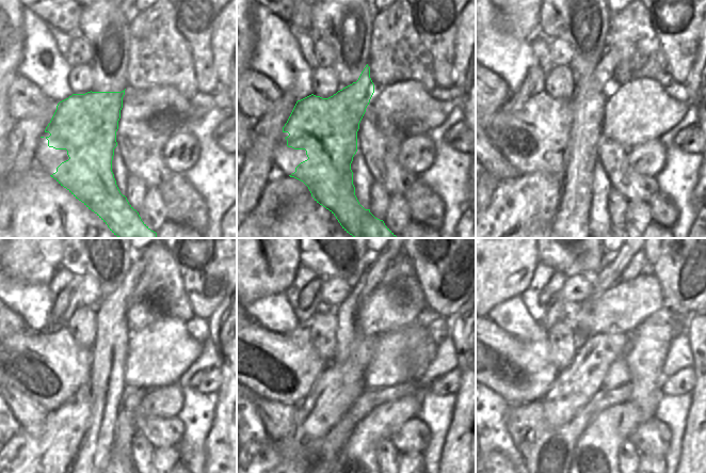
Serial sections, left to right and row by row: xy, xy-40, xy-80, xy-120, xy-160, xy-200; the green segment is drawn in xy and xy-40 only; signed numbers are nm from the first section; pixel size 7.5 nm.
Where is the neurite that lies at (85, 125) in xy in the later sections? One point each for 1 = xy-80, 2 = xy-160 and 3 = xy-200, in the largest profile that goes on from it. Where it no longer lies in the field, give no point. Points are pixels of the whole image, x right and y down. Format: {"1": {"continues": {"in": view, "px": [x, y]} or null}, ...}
{"1": {"continues": {"in": "xy-80", "px": [543, 116]}}, "2": {"continues": {"in": "xy-160", "px": [258, 347]}}, "3": {"continues": {"in": "xy-200", "px": [497, 348]}}}

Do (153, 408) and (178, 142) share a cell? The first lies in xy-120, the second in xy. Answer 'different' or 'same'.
same

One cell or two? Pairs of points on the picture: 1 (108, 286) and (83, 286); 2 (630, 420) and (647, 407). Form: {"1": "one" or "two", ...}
{"1": "two", "2": "two"}

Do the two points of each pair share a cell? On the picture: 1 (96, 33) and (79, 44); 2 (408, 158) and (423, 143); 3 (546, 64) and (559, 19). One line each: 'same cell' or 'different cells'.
1: different cells
2: same cell
3: different cells

